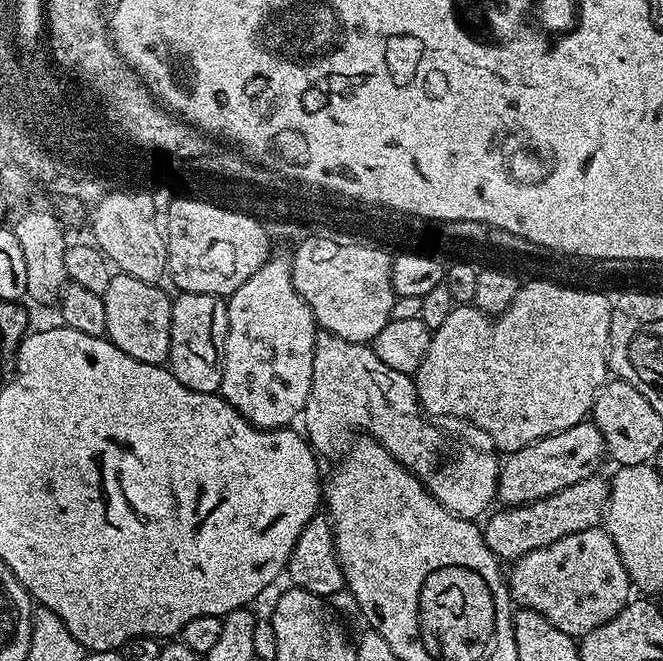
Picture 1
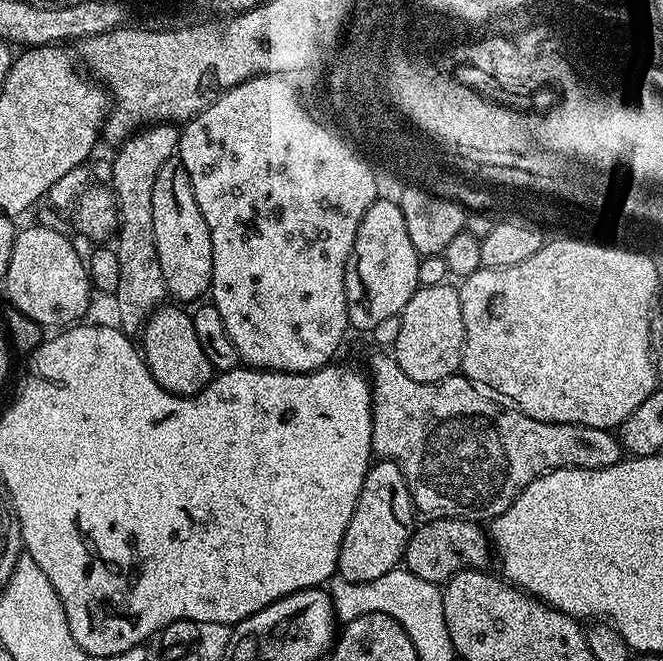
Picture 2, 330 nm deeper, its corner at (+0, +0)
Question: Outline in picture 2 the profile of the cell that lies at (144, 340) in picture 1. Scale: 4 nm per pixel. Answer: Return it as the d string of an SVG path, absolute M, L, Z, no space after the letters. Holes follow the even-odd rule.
M168 302L149 315L142 333L142 355L158 386L175 396L196 396L212 381L214 369L198 343L198 333L194 330L191 315L180 308L183 307Z

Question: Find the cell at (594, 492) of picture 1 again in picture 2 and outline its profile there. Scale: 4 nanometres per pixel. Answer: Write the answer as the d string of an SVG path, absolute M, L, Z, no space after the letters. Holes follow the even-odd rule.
M429 520L417 527L408 538L408 545L404 551L403 567L412 573L417 581L425 584L447 584L455 572L467 568L487 569L488 559L494 556L494 549L490 543L490 536L484 532L479 523L474 520Z

